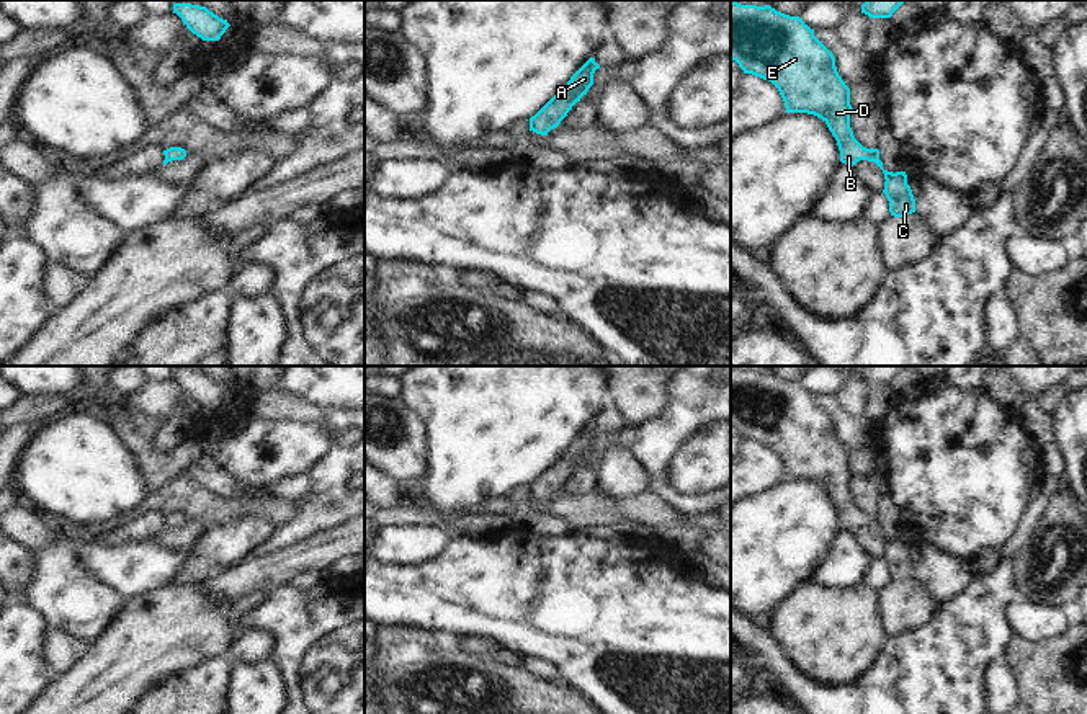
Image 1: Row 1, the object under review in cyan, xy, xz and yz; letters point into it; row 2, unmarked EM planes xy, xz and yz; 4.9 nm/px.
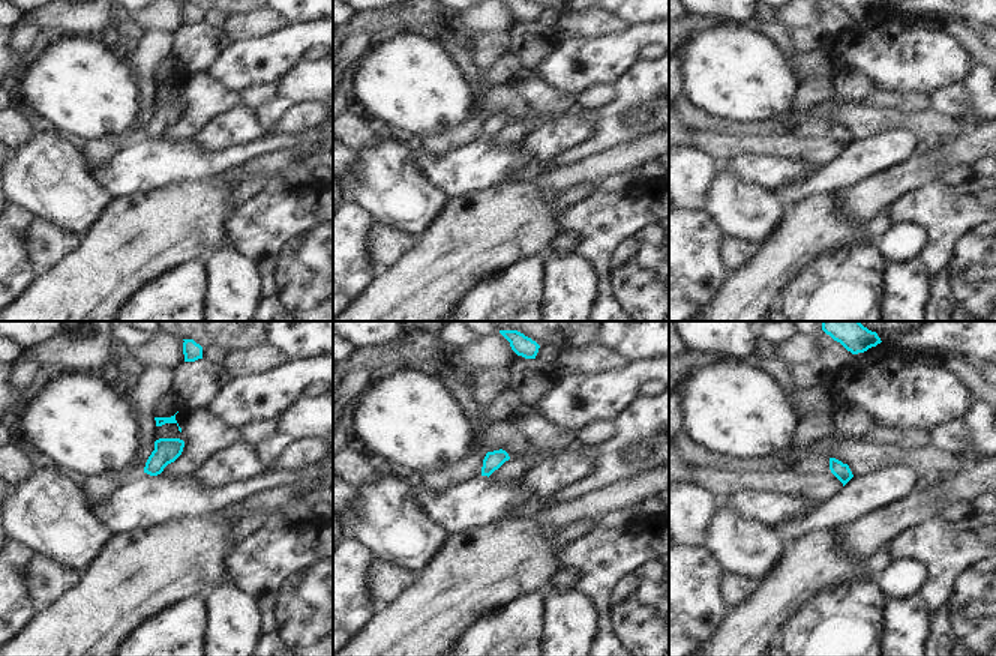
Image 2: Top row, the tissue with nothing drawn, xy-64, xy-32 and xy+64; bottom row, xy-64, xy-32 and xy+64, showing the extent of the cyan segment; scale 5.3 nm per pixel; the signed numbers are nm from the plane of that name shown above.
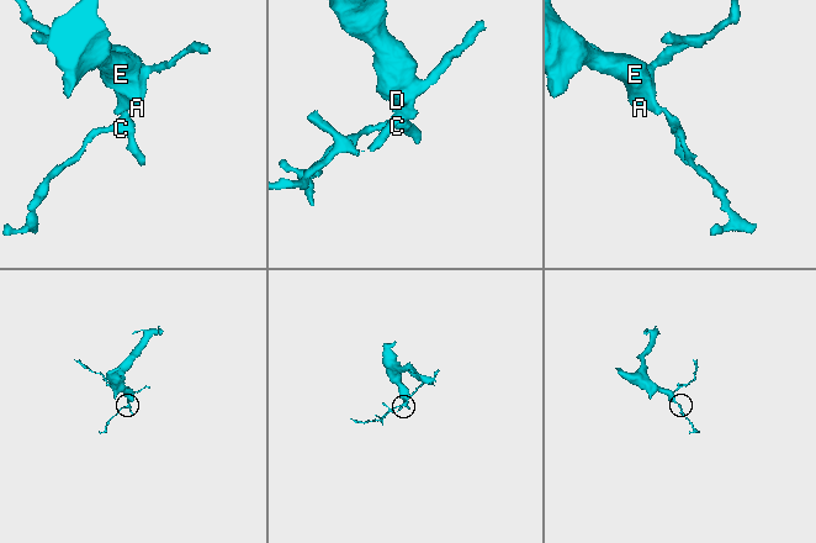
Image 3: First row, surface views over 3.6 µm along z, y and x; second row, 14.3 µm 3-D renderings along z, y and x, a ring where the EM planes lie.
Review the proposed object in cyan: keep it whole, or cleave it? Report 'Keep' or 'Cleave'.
Keep

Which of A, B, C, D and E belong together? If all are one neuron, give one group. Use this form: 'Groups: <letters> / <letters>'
Groups: A B C D E

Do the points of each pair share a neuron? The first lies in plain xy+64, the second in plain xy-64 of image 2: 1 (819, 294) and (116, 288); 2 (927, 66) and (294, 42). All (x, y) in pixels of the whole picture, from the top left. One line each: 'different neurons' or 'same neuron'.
1: different neurons
2: same neuron

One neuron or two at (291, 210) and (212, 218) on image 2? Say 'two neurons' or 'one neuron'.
two neurons

